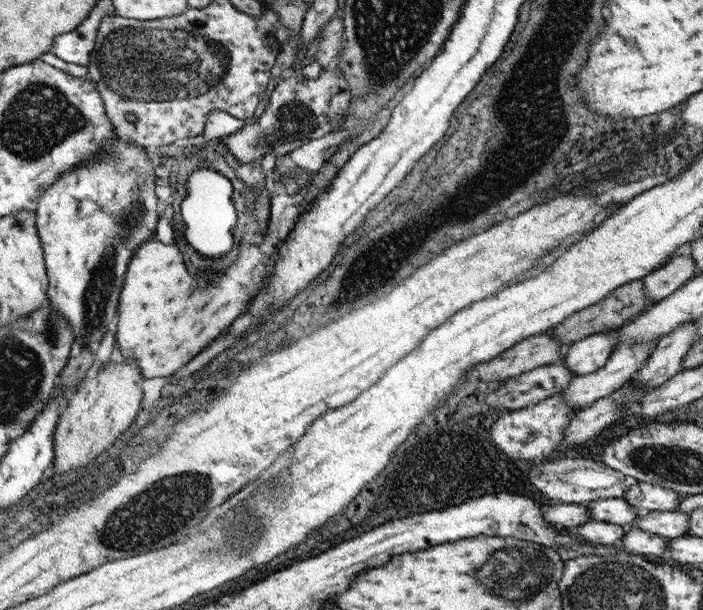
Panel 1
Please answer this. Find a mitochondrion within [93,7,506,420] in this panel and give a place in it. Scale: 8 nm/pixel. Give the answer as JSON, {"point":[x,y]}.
{"point":[149,64]}

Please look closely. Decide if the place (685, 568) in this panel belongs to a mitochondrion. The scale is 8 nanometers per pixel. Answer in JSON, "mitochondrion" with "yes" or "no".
{"mitochondrion":"no"}

